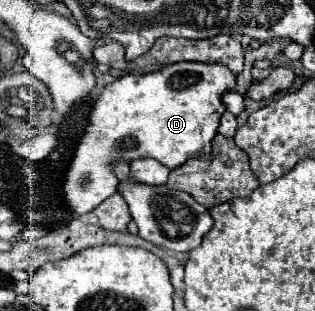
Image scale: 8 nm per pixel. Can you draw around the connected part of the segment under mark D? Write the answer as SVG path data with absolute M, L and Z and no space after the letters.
M169 64L157 72L149 74L125 74L113 84L105 86L101 96L95 100L95 106L89 116L89 126L75 146L75 154L61 178L61 194L67 210L79 218L89 214L101 202L115 194L117 184L111 184L111 160L137 160L137 158L155 158L165 162L169 170L179 168L193 156L209 154L211 140L217 134L219 118L225 112L221 94L235 88L235 74L223 64Z

